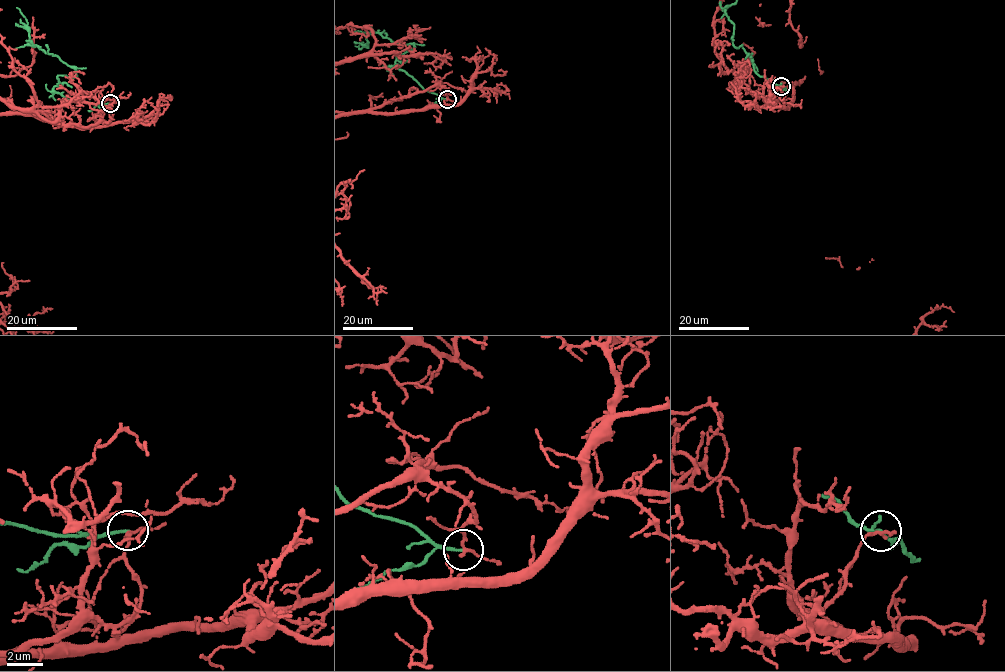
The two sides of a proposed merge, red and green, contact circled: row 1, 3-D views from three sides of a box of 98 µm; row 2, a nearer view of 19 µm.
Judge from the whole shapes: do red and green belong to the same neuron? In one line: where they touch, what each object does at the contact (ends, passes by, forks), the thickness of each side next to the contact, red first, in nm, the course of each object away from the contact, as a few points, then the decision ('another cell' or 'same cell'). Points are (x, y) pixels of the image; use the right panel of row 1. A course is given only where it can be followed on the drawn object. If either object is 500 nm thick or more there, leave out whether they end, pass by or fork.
at (781, 86); red passes by; green ends there; 170 nm thick on the red side, 150 nm on the other; green runs (781, 86), (760, 76), (742, 45), (737, 49), (732, 43), (733, 24), (724, 11); another cell

